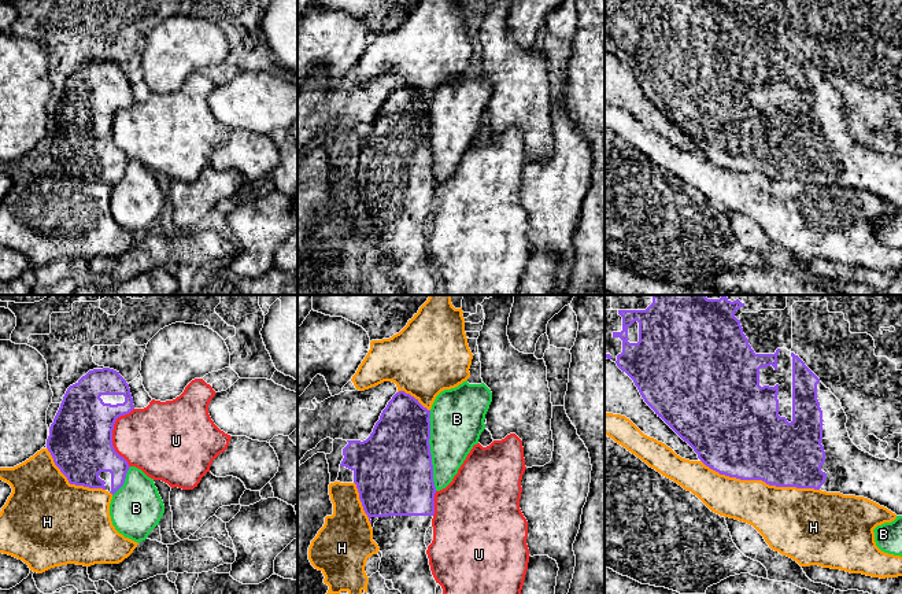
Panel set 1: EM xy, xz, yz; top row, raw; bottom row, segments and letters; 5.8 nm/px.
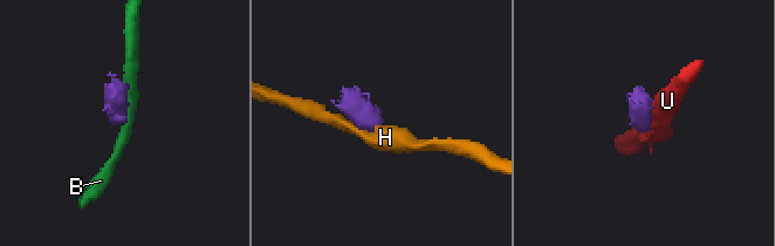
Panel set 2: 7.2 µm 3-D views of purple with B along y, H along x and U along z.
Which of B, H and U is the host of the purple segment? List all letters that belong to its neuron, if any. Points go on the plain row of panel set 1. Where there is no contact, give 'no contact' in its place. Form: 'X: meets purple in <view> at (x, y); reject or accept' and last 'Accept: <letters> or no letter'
B: meets purple in xz at (429, 143); reject
H: meets purple in yz at (760, 172); reject
U: meets purple in xy at (111, 128); reject
Accept: no letter

